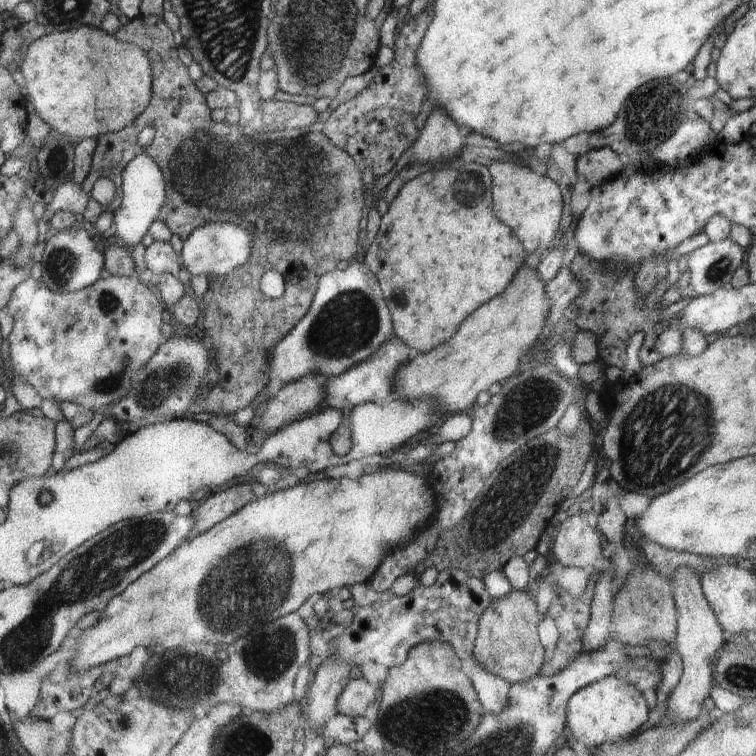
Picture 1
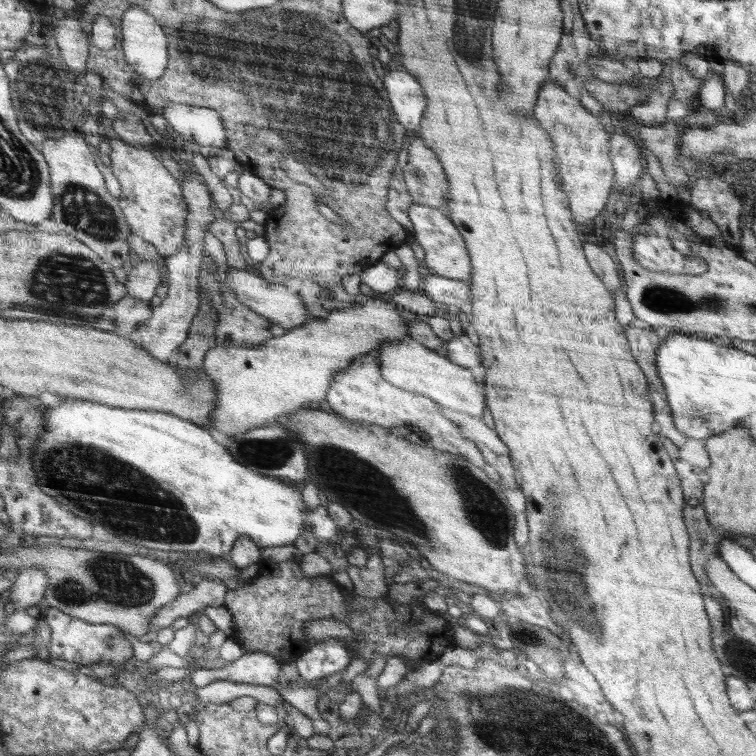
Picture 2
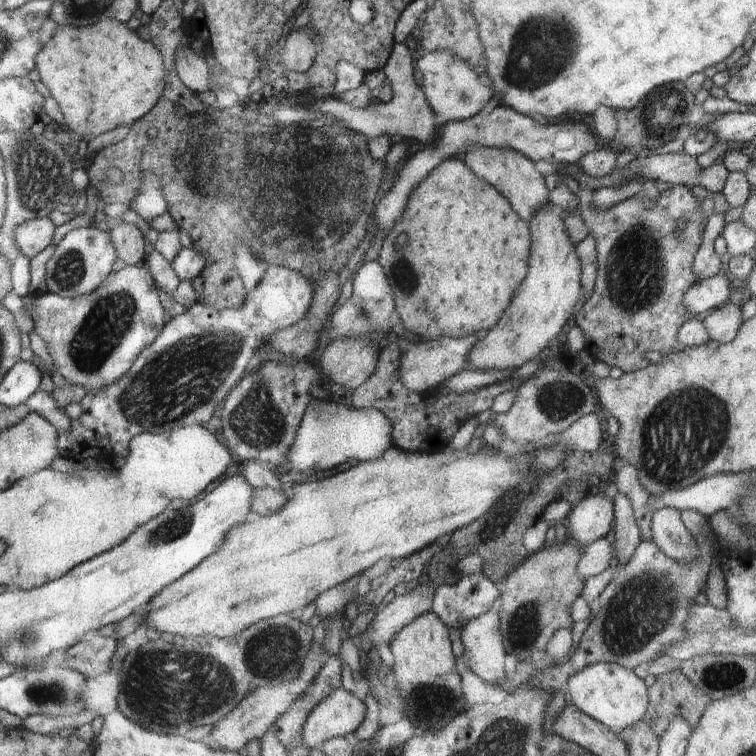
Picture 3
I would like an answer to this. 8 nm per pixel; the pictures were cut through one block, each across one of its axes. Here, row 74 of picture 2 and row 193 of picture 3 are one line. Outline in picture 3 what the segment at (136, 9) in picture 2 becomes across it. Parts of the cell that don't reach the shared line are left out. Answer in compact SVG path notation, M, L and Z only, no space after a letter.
M145 173L141 190L130 204L130 209L135 210L142 218L149 222L152 217L167 212L167 202L159 188L159 181L152 173Z

